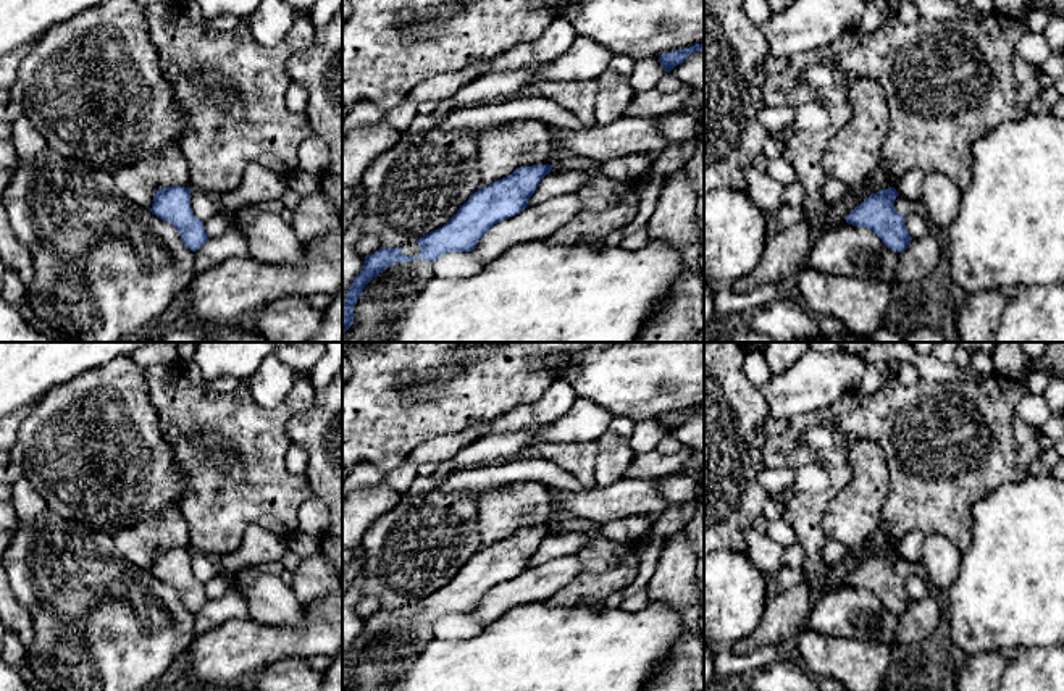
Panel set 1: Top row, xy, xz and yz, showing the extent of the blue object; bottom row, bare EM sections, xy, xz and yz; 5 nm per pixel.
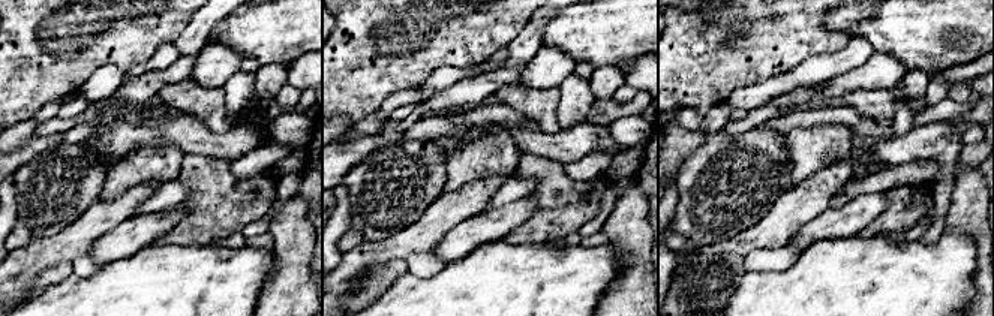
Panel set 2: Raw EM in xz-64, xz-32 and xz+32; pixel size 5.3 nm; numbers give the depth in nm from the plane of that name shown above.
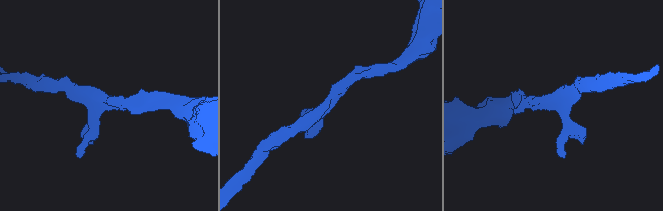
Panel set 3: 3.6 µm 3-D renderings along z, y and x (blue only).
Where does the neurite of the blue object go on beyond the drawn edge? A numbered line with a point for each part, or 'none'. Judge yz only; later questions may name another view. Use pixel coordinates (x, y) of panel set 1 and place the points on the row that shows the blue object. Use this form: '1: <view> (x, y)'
none

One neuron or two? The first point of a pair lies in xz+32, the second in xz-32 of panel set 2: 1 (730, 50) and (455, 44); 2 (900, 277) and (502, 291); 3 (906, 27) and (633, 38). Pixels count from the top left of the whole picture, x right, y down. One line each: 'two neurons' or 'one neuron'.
1: one neuron
2: one neuron
3: one neuron

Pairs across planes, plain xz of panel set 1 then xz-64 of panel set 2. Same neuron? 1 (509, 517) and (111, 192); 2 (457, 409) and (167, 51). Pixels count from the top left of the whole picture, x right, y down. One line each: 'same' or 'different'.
1: same
2: different

